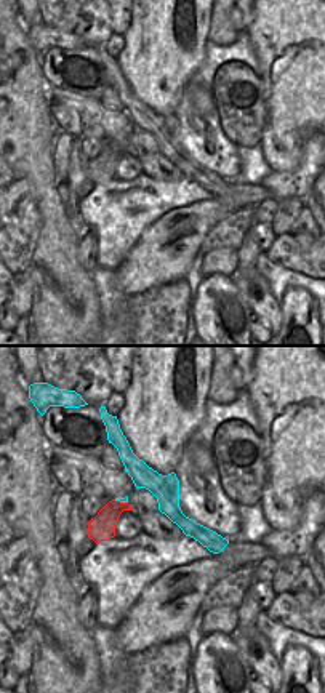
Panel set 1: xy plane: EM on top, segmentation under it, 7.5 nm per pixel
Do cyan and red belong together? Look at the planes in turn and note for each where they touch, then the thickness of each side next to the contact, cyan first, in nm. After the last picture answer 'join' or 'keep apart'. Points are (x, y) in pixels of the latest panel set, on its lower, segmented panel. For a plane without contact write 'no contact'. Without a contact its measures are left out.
contact (120, 501); calibres 50 and 190 nm

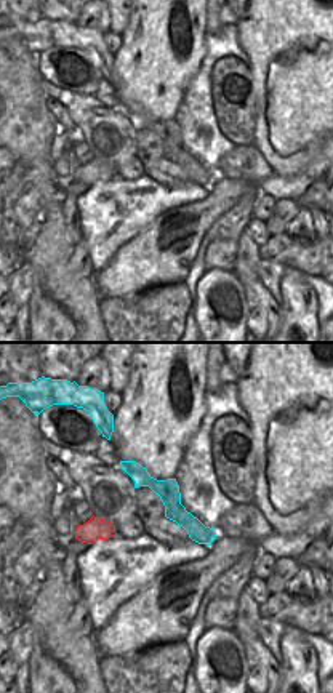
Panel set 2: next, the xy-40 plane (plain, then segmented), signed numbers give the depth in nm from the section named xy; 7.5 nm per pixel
no contact

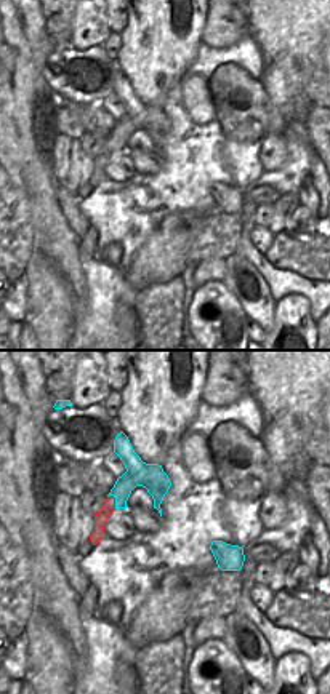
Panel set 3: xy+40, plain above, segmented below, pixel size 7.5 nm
contact (116, 499); calibres 170 and 100 nm

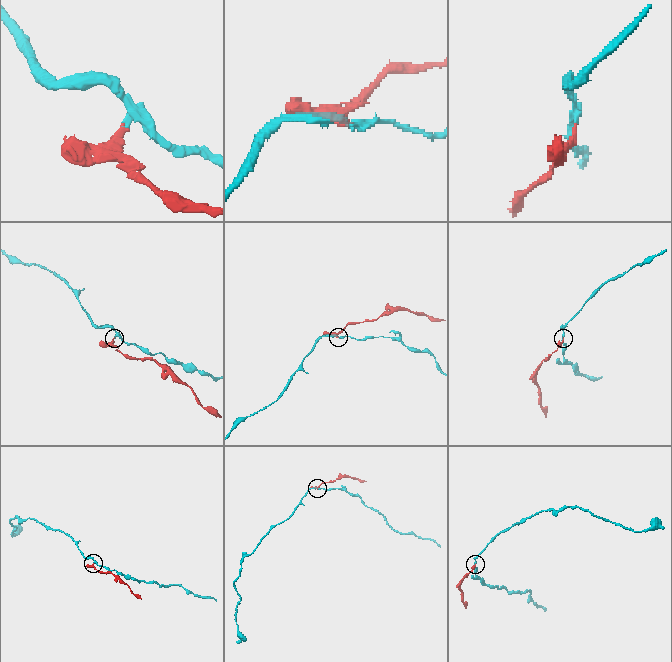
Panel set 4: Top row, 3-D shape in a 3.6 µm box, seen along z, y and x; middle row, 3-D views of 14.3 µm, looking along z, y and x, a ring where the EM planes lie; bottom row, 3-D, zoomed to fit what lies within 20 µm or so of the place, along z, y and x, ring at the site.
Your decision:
keep apart

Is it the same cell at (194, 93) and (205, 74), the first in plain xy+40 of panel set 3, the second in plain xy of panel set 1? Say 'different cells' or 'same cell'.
different cells

